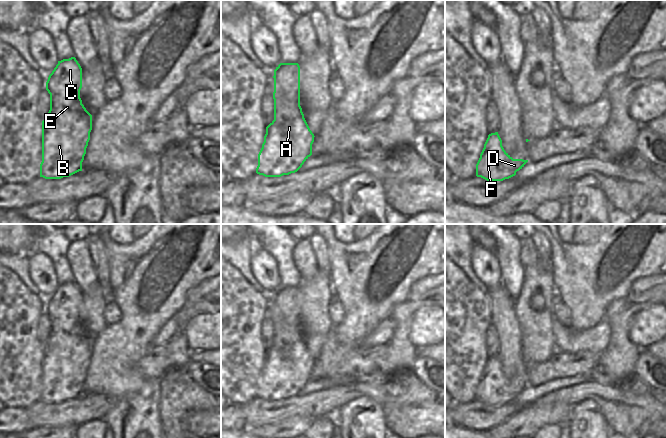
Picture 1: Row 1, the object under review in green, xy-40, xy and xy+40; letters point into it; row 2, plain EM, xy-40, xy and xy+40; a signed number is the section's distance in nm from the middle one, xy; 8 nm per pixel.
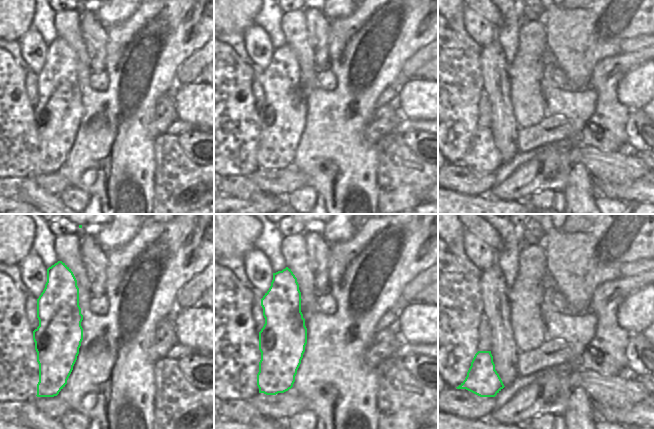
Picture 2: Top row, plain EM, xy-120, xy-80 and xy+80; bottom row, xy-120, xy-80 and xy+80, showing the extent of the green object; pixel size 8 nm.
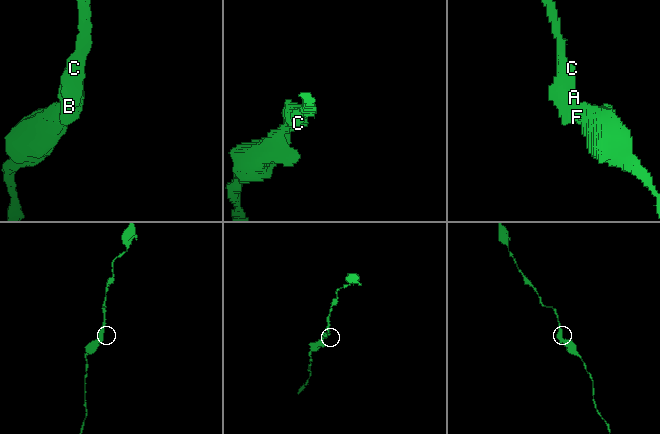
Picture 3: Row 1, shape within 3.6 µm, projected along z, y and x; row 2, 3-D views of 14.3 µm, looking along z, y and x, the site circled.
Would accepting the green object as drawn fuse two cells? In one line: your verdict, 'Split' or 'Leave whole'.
Leave whole.

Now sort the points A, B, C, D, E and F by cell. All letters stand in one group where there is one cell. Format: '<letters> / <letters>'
A B C D E F

